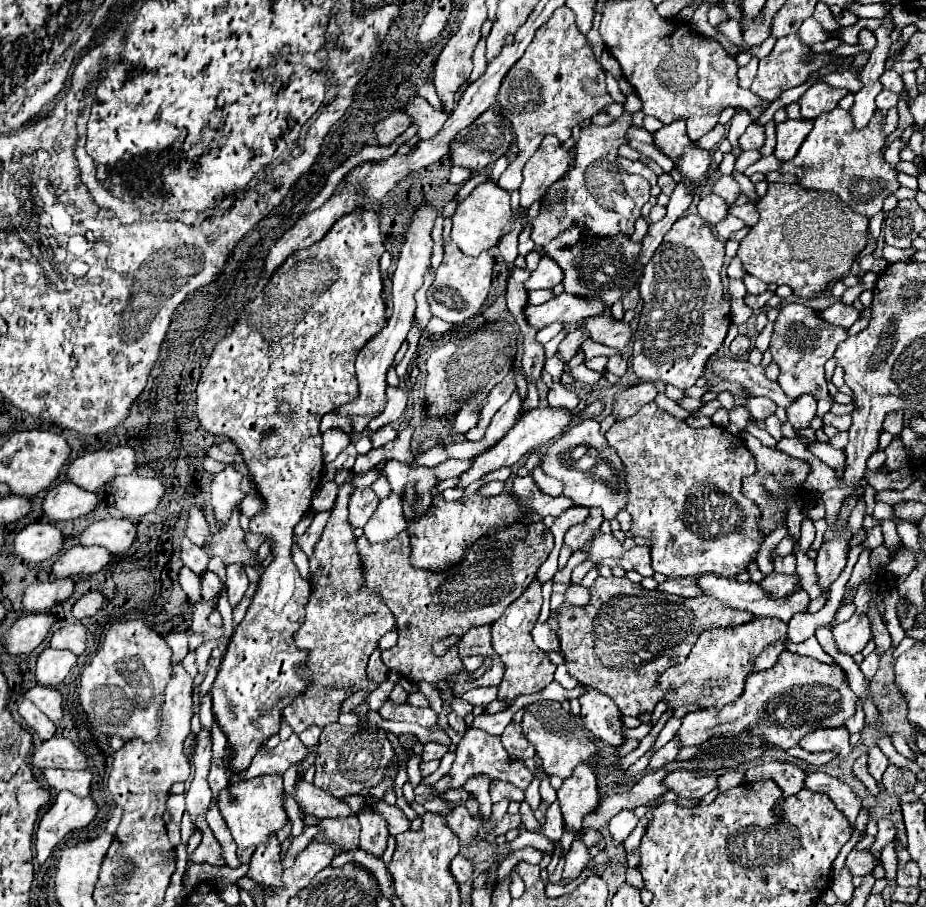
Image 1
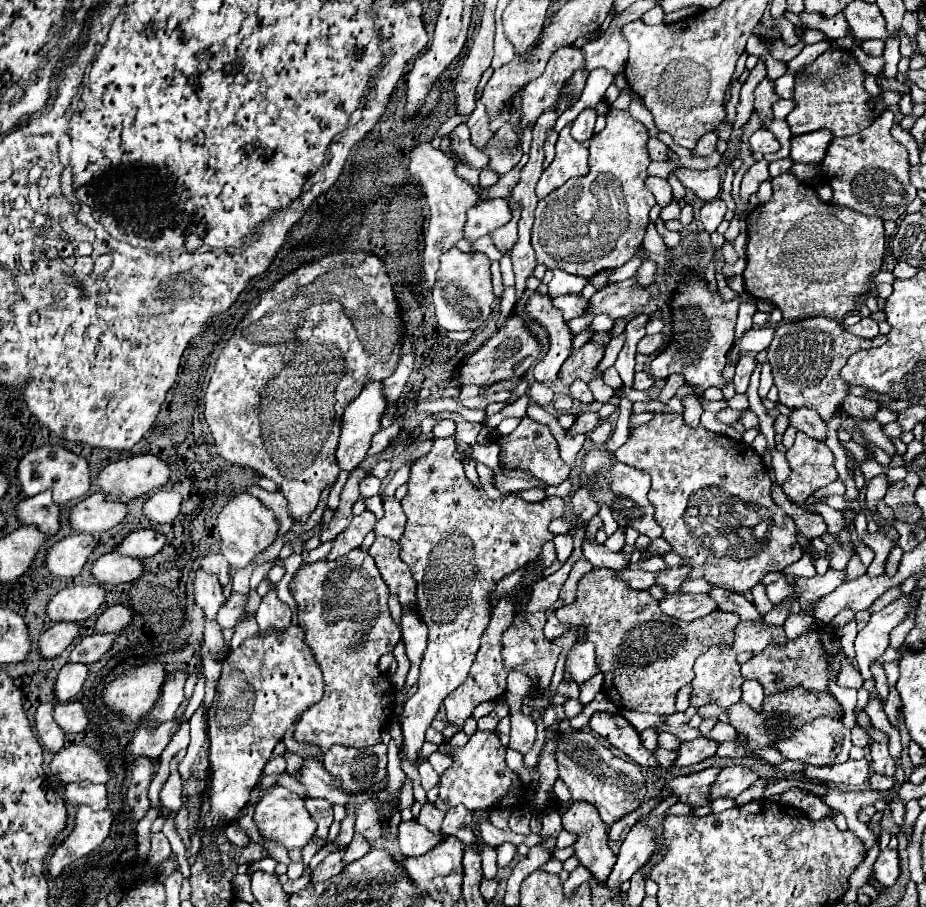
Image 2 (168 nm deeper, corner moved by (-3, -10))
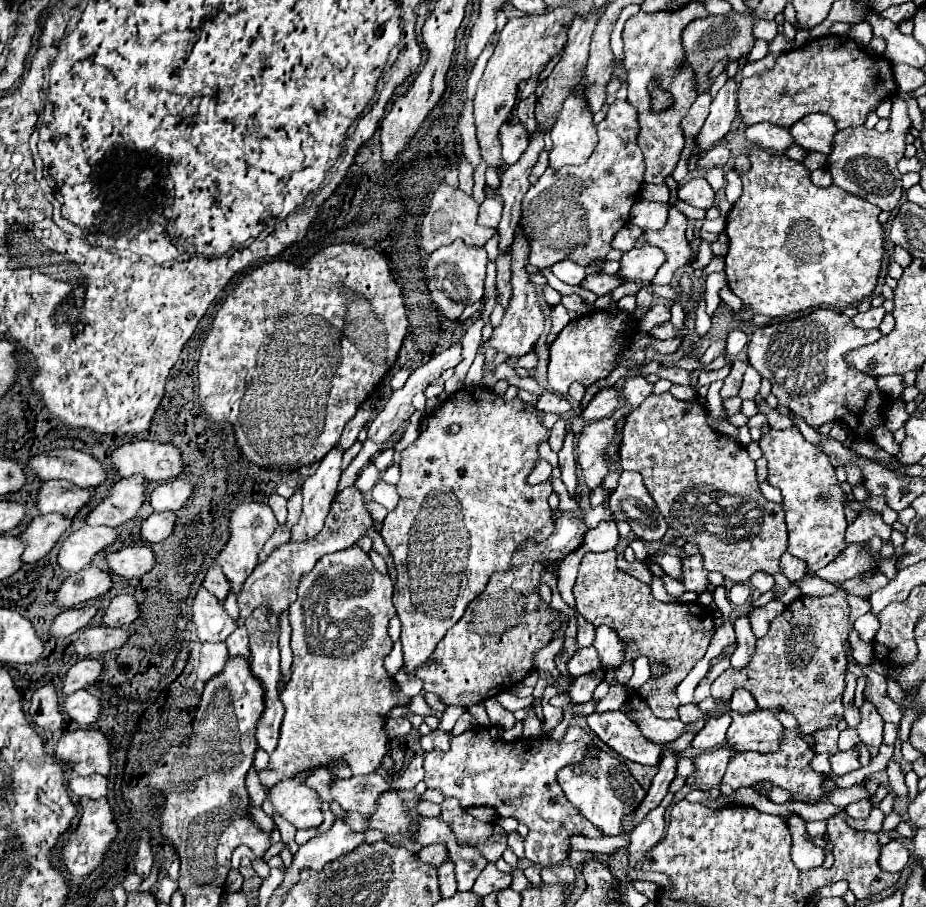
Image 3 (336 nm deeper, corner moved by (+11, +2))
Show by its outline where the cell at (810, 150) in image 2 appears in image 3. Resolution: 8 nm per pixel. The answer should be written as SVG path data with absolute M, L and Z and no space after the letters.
M816 112L808 114L806 118L798 120L794 126L790 126L790 134L798 146L804 150L814 150L814 152L824 152L830 154L834 146L834 134L838 132L834 118Z

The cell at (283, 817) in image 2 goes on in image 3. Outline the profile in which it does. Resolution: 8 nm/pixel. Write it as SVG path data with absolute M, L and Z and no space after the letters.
M282 780L272 786L270 800L274 810L282 814L296 828L316 828L324 822L322 816L322 798L316 790L308 788L300 780Z

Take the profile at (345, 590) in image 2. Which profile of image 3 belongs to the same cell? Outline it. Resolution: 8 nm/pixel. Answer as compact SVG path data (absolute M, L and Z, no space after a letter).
M354 544L348 550L322 556L314 570L304 574L298 586L298 598L290 606L292 626L292 678L280 700L286 708L278 748L270 754L270 768L260 772L262 786L274 786L280 780L292 778L296 772L310 770L318 764L328 764L334 758L344 758L354 776L370 774L376 770L388 752L386 714L396 708L408 708L412 698L394 694L394 680L384 668L384 658L392 650L388 636L388 622L396 614L392 604L392 580L388 574L374 570L370 556Z

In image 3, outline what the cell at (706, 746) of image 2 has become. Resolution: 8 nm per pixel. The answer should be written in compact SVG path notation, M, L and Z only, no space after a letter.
M720 714L716 718L710 718L708 724L696 734L692 746L698 750L712 750L714 746L722 744L726 740L726 730L730 722L732 722L730 714Z

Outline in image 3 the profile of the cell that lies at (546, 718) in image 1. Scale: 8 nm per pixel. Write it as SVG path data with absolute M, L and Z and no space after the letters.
M604 750L596 752L596 758L588 760L580 766L566 766L558 774L558 782L566 794L566 798L588 818L596 828L600 828L606 836L622 834L622 818L642 802L646 796L644 788L634 780L626 764L618 756L610 756Z

